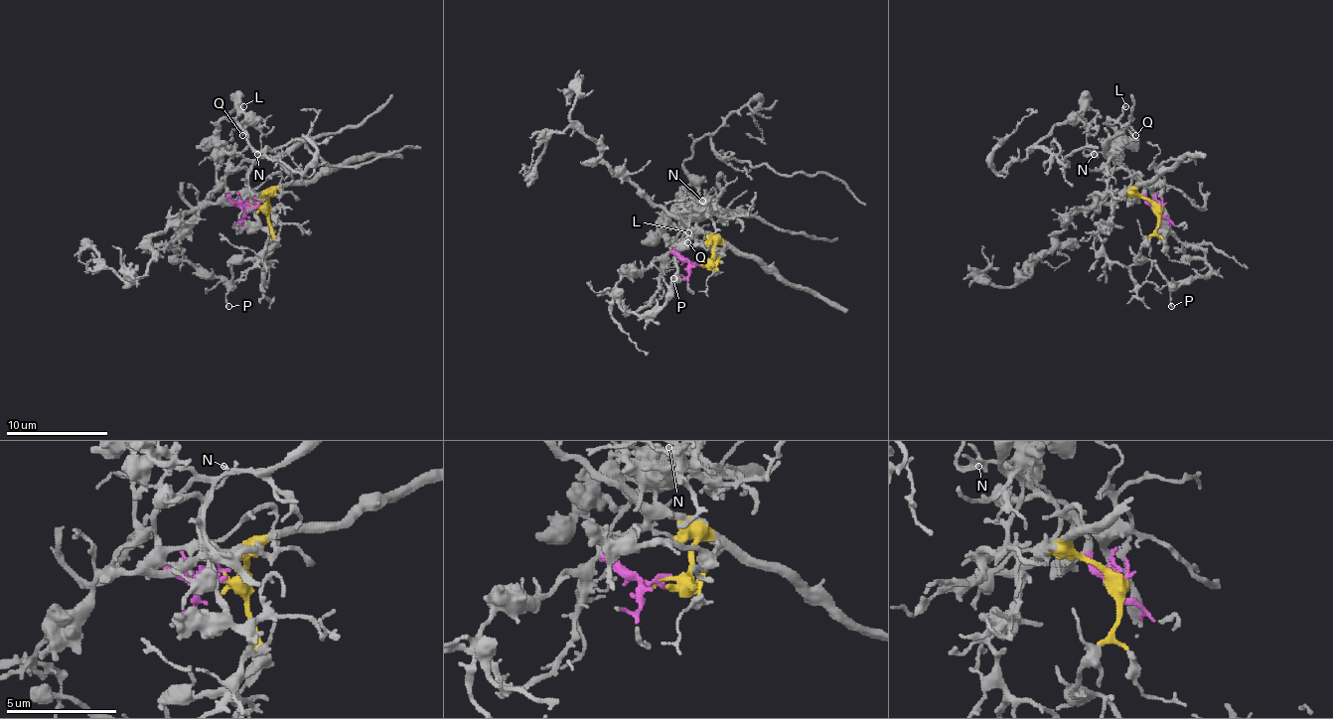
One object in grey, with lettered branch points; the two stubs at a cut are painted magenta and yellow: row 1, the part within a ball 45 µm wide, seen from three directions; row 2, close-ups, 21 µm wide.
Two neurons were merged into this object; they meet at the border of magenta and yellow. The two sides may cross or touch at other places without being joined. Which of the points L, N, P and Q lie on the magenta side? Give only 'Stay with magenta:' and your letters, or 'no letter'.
Stay with magenta: L, N, Q

